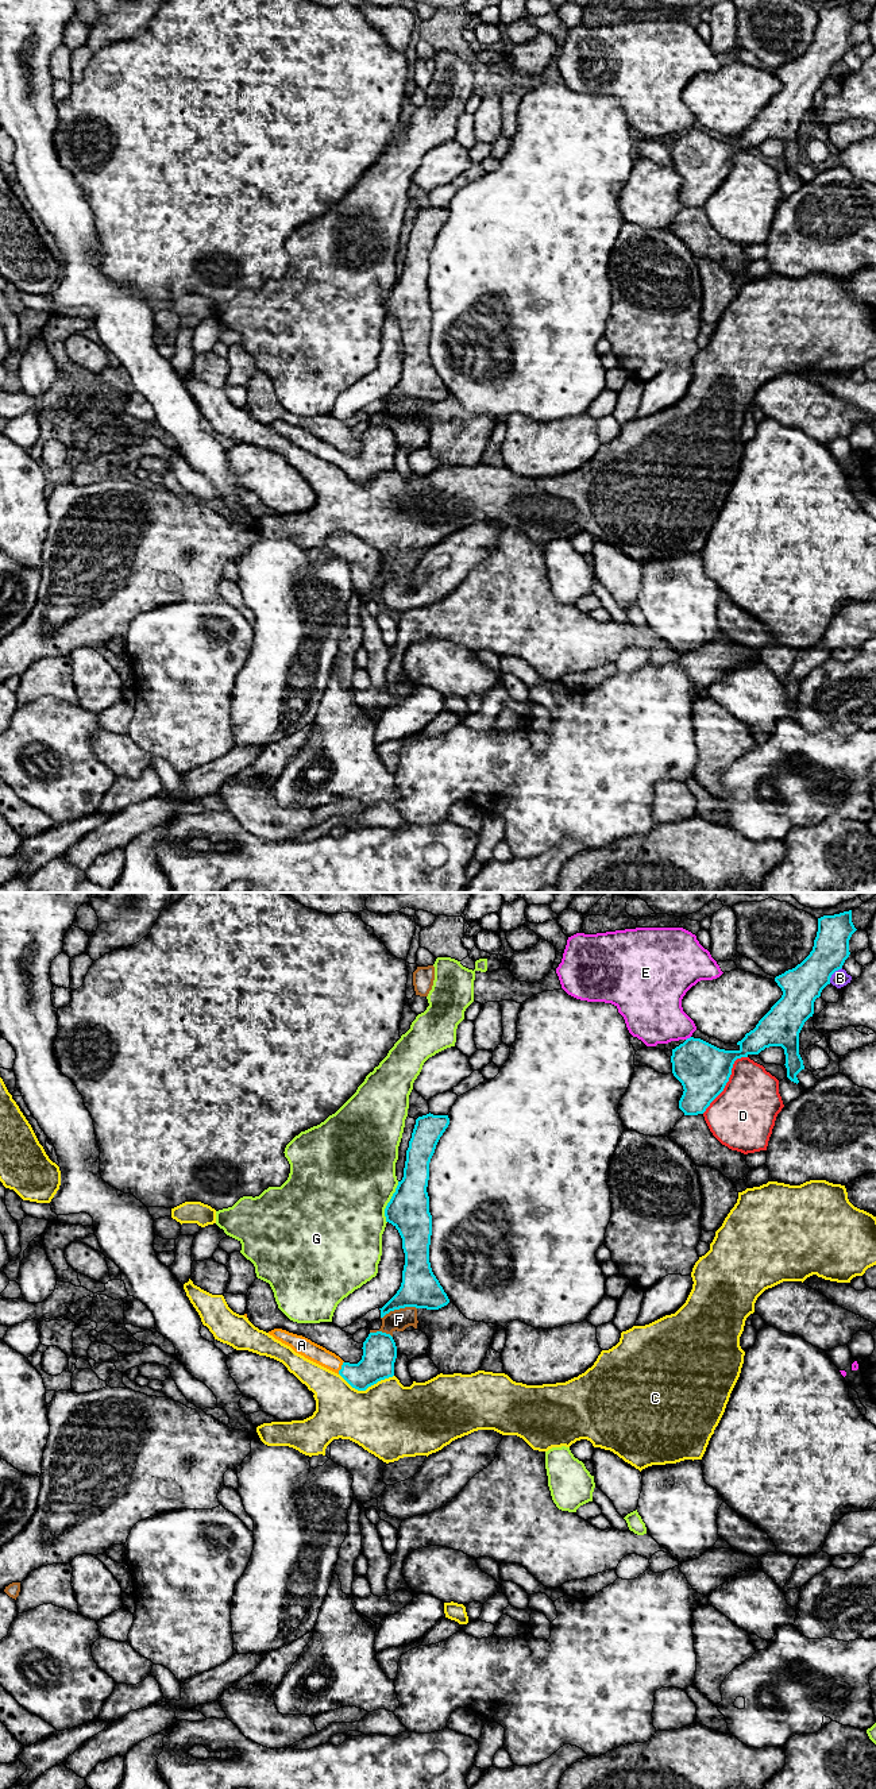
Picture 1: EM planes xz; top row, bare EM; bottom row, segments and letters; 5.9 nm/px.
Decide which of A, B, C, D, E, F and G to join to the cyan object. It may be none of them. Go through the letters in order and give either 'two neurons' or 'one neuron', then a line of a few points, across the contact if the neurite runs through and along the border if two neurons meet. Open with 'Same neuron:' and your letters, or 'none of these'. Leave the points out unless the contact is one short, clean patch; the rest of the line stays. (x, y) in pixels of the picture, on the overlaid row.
Same neuron: A
A: one neuron | xz (379, 1352), (363, 1368), (342, 1368), (311, 1350)
B: two neurons
C: two neurons
D: two neurons
E: two neurons
F: two neurons
G: two neurons

